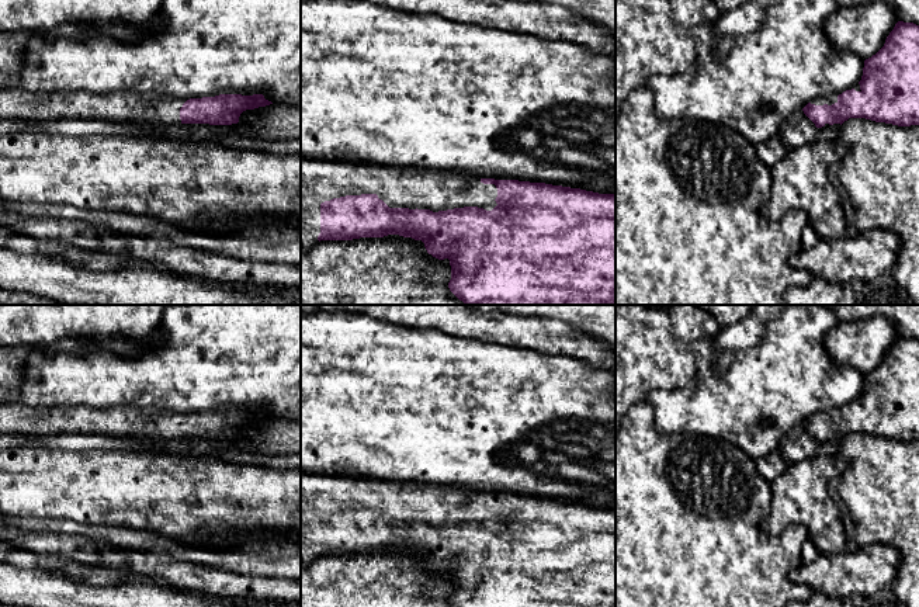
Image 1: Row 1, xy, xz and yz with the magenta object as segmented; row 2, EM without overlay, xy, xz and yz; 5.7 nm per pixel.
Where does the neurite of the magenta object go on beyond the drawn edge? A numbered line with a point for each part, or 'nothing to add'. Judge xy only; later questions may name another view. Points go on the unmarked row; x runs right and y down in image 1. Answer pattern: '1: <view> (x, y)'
1: xy (146, 423)

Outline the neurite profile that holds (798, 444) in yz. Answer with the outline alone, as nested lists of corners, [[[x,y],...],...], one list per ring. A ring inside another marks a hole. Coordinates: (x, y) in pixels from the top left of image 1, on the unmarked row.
[[[798,424],[783,437],[778,451],[781,452],[784,461],[791,465],[815,457],[818,443],[802,424]]]

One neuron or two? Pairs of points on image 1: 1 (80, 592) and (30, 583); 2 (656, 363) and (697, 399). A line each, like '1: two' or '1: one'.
1: one
2: two

